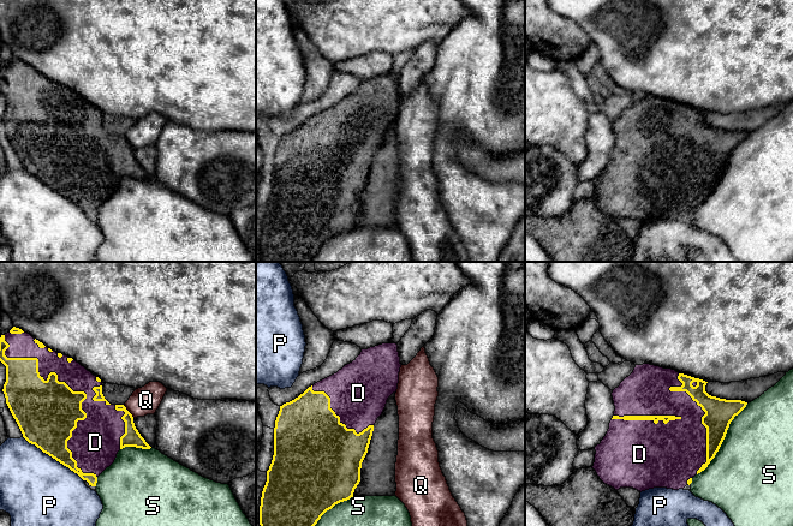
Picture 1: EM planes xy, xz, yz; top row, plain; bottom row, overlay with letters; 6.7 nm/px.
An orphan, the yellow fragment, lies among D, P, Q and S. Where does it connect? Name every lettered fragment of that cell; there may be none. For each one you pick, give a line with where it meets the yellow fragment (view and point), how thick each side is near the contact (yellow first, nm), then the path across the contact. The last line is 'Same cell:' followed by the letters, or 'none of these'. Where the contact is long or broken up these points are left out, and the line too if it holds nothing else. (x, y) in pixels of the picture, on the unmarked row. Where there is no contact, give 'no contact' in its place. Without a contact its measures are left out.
D: contact xy (75, 123); calibres 420 and 200 nm
Same cell: D

